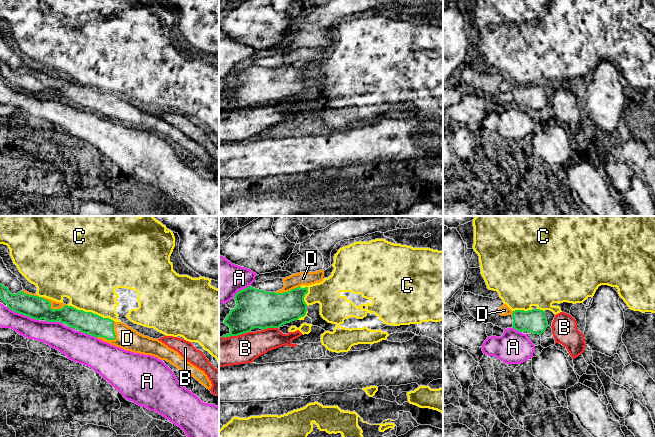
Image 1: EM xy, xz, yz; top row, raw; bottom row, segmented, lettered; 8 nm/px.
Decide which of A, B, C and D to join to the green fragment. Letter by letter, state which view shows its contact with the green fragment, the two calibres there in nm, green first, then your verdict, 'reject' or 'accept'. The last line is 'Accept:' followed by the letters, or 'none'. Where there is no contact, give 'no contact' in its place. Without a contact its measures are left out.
A: xy | 190/180 nm | reject
B: xz | 280/240 nm | reject
C: xy | 180/440 nm | reject
D: xy | 180/180 nm | accept
Accept: D

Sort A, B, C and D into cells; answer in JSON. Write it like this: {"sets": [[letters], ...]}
{"sets": [["A"], ["B"], ["C"], ["D"]]}

